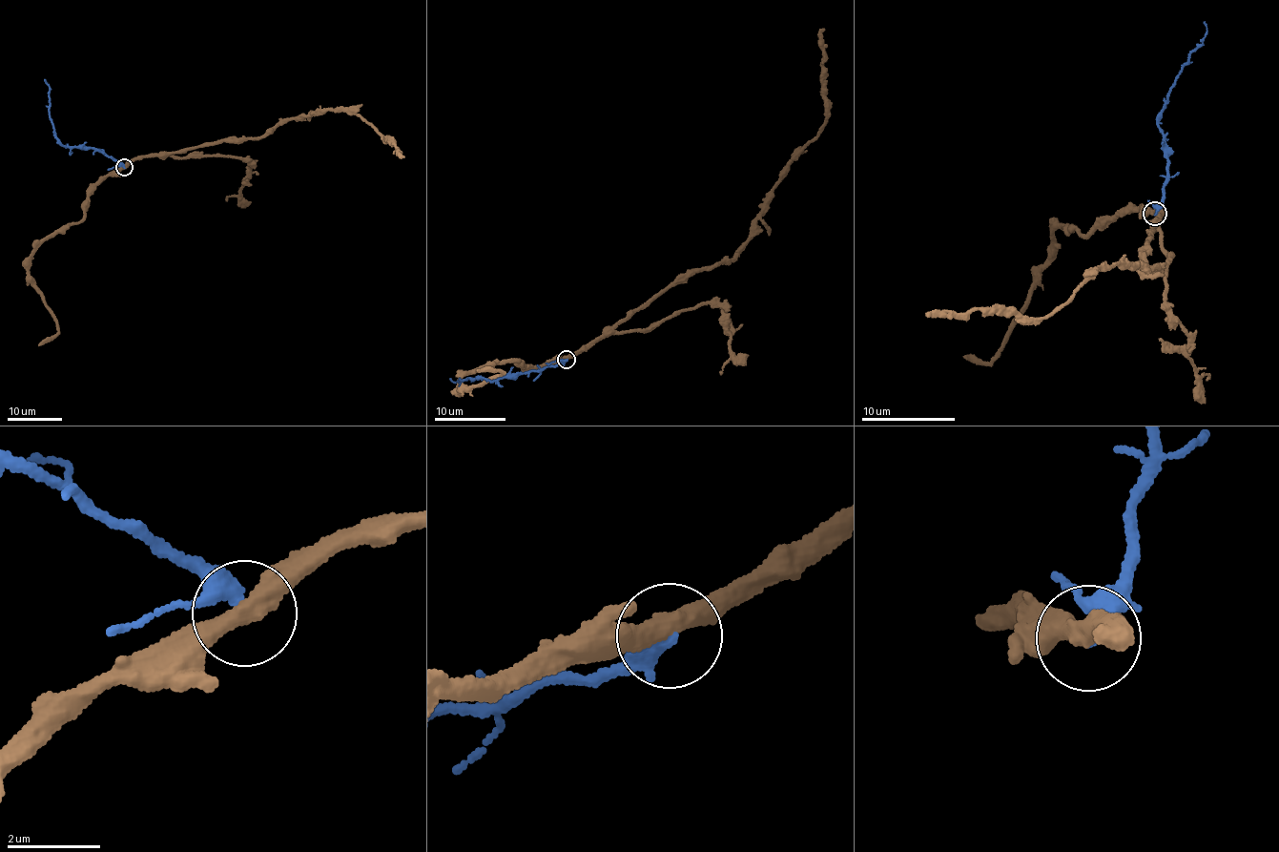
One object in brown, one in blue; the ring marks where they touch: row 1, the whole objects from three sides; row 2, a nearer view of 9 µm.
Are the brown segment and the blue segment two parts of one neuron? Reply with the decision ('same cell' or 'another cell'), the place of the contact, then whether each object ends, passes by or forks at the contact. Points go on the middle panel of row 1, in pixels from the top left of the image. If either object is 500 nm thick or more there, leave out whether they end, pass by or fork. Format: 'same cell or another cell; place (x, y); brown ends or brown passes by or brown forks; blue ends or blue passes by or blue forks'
another cell; place (567, 359); brown passes by; blue passes by

